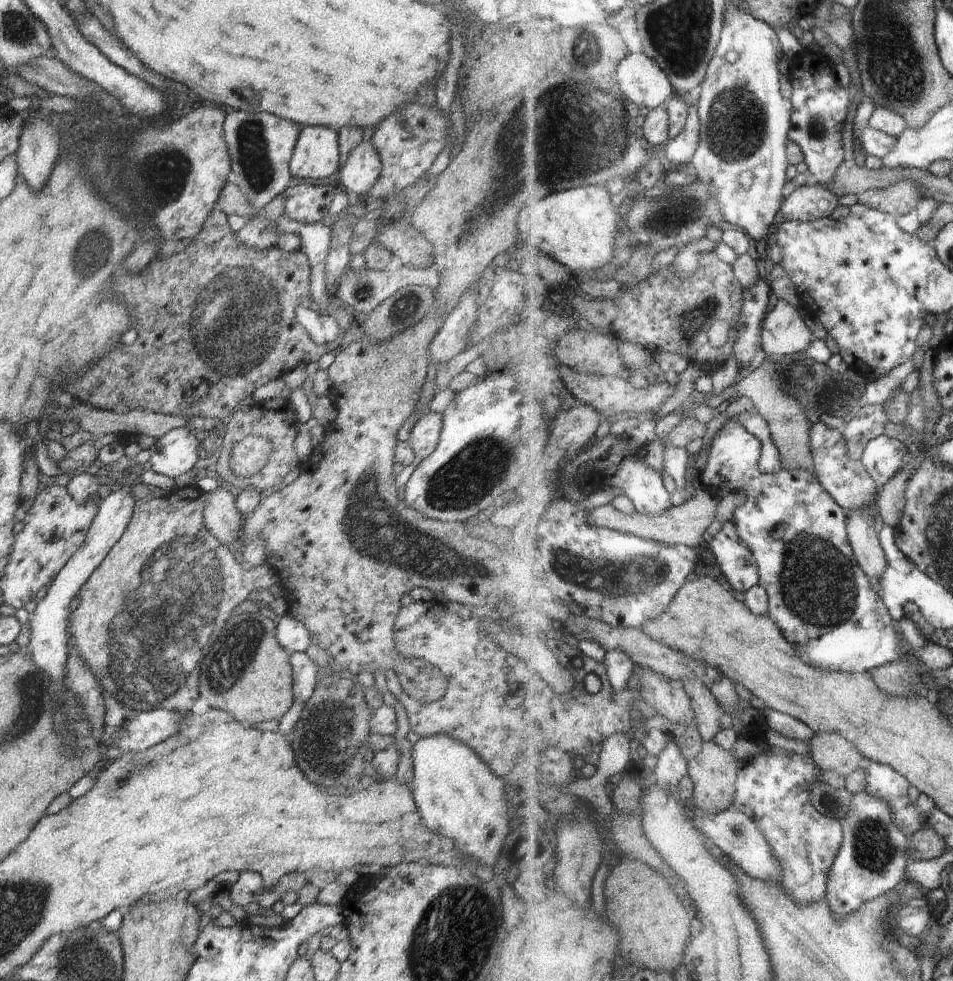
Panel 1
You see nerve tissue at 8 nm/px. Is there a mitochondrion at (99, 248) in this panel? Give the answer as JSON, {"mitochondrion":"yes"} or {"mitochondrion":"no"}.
{"mitochondrion":"yes"}

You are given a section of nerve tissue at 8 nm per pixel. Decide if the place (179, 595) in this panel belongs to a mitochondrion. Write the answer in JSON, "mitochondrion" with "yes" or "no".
{"mitochondrion":"yes"}

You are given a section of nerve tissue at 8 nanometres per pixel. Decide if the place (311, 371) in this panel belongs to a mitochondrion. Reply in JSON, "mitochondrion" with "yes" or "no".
{"mitochondrion":"no"}

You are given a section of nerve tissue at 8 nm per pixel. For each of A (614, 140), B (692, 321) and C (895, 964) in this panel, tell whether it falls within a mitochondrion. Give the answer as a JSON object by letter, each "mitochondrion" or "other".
{"A":"mitochondrion","B":"mitochondrion","C":"mitochondrion"}

